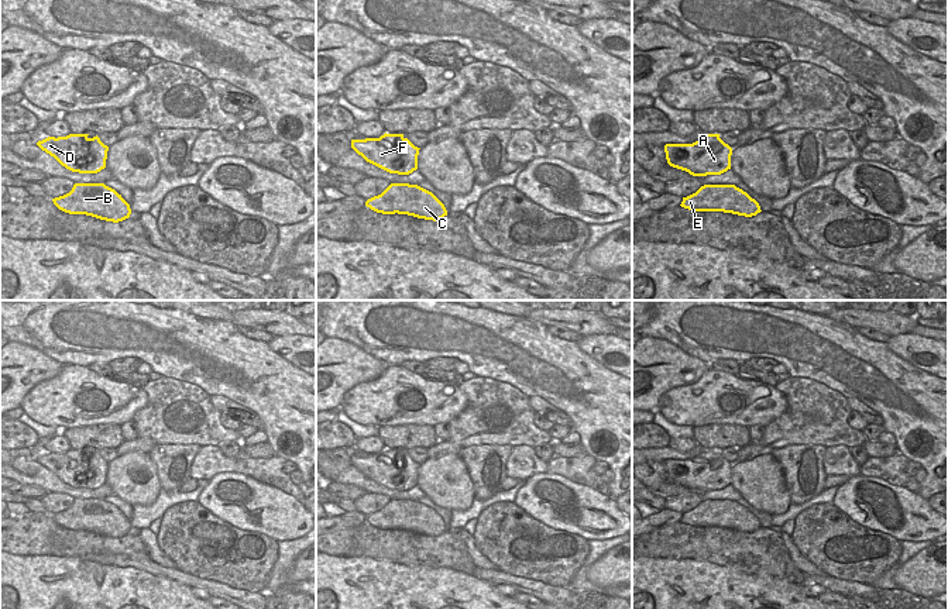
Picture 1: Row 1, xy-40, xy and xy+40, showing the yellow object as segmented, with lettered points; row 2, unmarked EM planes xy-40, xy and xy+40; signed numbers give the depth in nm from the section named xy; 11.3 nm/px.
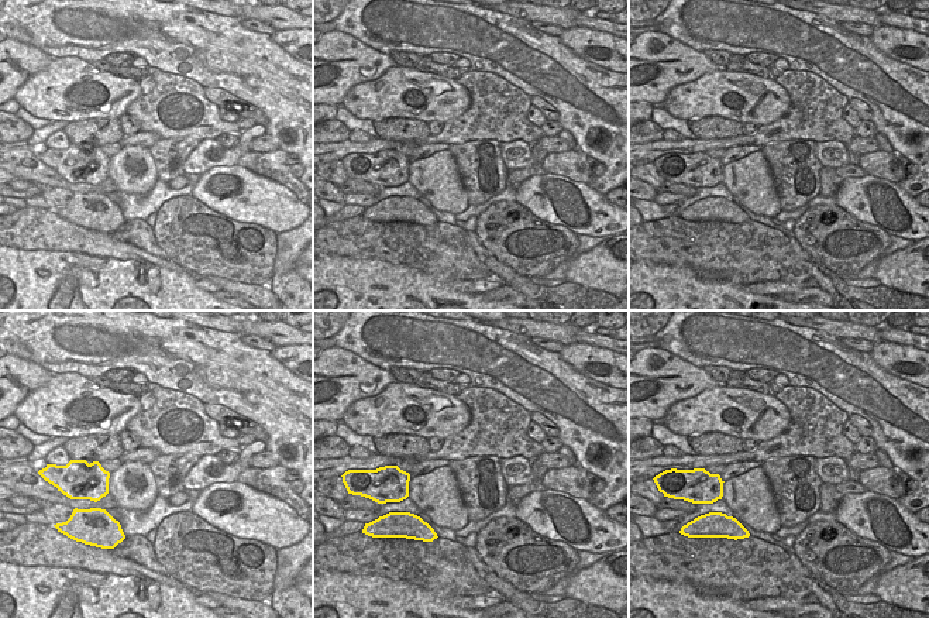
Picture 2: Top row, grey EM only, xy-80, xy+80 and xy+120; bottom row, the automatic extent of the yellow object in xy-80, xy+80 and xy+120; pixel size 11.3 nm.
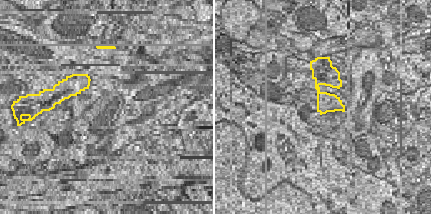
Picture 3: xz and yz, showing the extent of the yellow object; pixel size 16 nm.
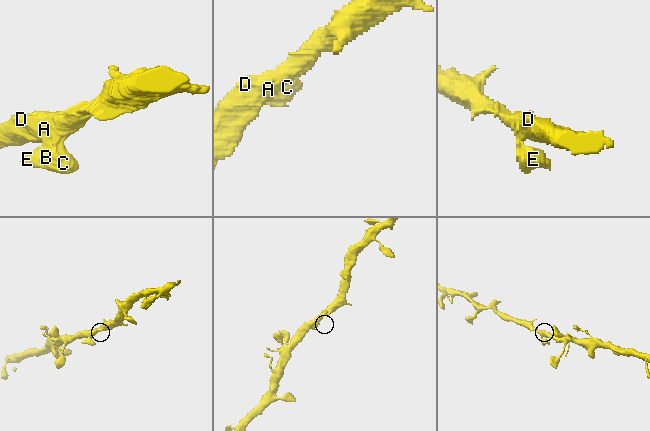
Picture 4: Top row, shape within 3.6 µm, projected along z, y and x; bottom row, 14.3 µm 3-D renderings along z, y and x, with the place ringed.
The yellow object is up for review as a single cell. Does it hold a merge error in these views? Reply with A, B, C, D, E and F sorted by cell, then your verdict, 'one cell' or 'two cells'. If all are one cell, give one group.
groups A B C D E F; one cell

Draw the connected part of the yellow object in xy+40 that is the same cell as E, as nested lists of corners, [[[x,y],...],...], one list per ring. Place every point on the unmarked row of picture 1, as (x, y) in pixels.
[[[704,500],[683,513],[680,522],[693,527],[724,527],[745,533],[762,527],[759,519],[735,500]]]

